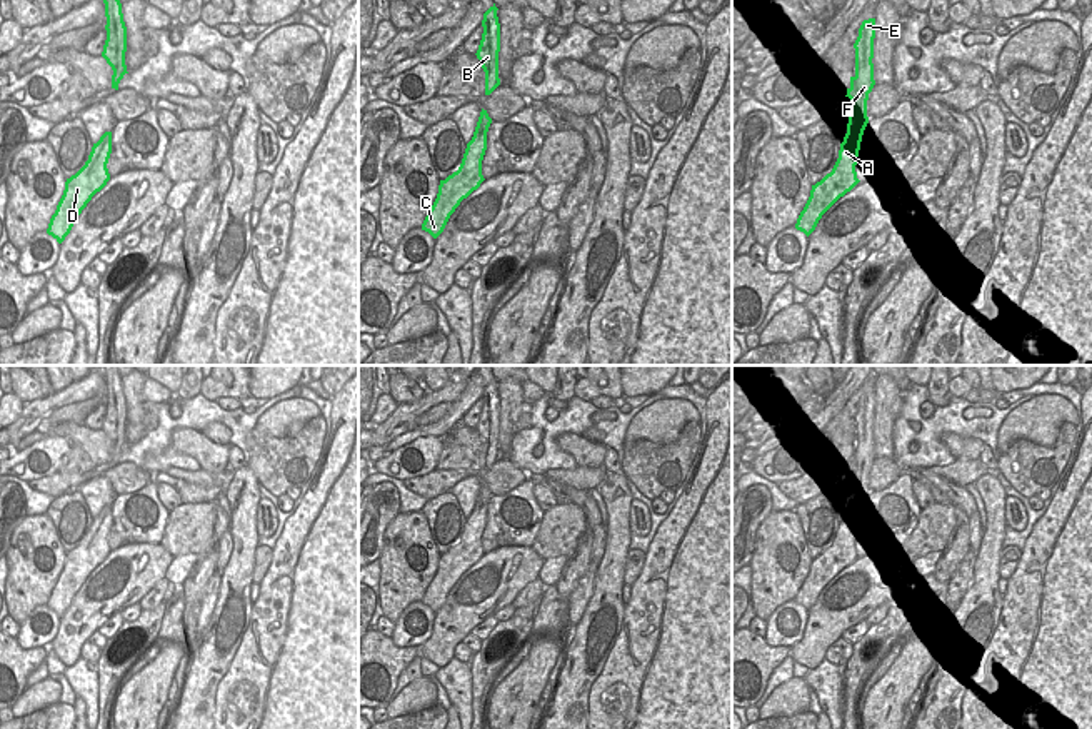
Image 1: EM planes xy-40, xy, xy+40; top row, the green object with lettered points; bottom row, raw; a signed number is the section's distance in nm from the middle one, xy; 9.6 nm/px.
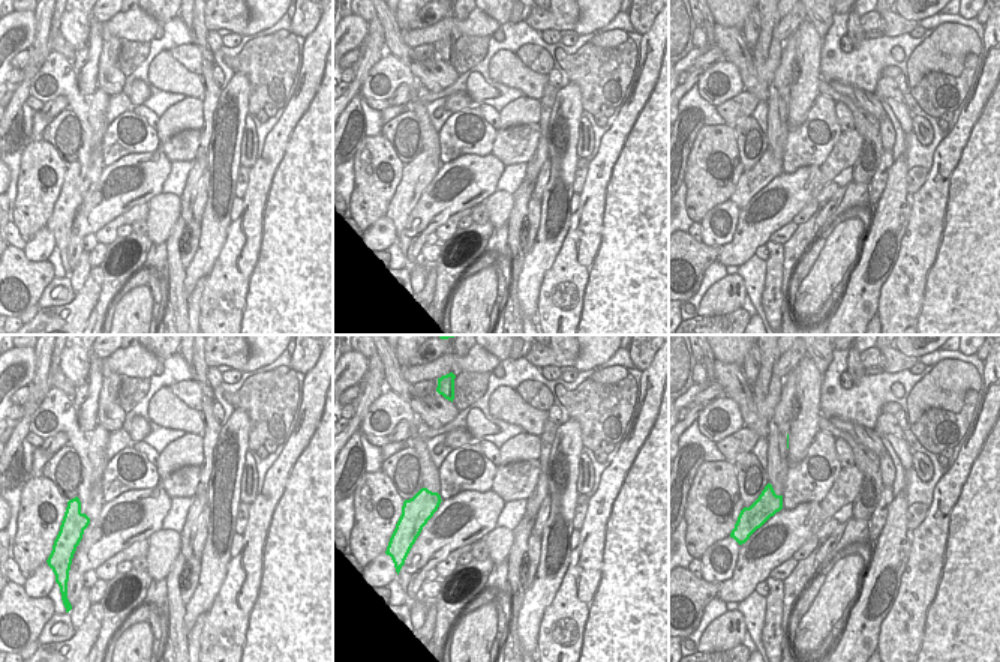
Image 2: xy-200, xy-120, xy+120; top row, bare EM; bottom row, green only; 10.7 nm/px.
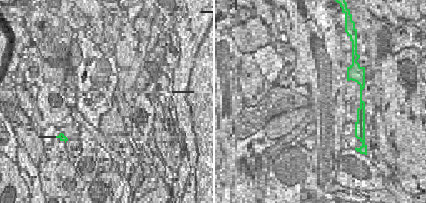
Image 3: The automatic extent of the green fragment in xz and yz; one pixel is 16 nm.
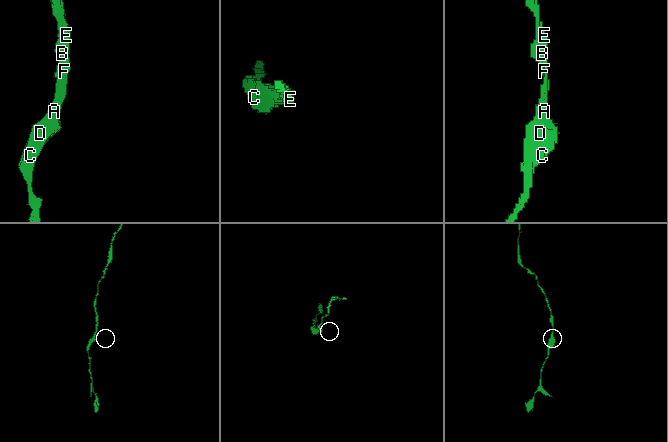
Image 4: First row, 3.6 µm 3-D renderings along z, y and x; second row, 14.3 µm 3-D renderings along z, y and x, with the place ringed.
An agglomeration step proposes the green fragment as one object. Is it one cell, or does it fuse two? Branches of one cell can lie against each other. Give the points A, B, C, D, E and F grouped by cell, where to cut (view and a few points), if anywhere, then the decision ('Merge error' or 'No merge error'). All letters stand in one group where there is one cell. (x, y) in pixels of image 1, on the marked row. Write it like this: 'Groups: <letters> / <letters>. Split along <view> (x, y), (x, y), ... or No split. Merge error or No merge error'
Groups: A B C D E F. No split. No merge error

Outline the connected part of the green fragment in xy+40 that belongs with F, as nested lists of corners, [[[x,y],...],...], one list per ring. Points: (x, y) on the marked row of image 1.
[[[875,18],[864,20],[854,43],[855,75],[850,77],[850,87],[845,95],[850,98],[849,123],[844,142],[840,143],[839,158],[832,172],[812,185],[810,197],[795,224],[795,229],[807,237],[815,230],[822,215],[860,182],[857,178],[855,165],[862,135],[869,123],[867,100],[875,85],[872,63],[874,38]]]

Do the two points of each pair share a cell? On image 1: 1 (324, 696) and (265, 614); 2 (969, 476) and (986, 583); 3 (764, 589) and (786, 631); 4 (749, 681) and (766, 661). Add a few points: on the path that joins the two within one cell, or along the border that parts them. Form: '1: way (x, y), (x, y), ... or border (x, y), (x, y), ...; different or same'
1: way (324, 676), (285, 634); same
2: border (987, 471), (974, 484); different
3: border (794, 598), (782, 603), (766, 619); different
4: way (751, 676), (761, 666); same

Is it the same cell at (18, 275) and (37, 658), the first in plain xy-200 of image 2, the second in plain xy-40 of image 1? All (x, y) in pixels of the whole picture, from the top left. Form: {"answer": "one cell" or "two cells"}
{"answer": "one cell"}

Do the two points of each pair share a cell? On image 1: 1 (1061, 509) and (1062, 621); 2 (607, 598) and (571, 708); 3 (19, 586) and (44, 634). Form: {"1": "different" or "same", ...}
{"1": "same", "2": "same", "3": "different"}

